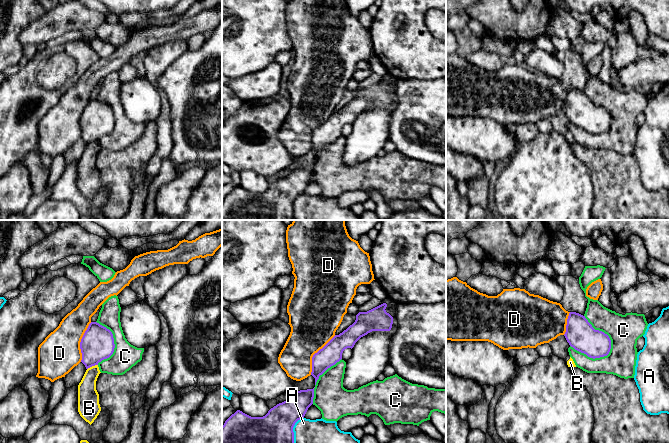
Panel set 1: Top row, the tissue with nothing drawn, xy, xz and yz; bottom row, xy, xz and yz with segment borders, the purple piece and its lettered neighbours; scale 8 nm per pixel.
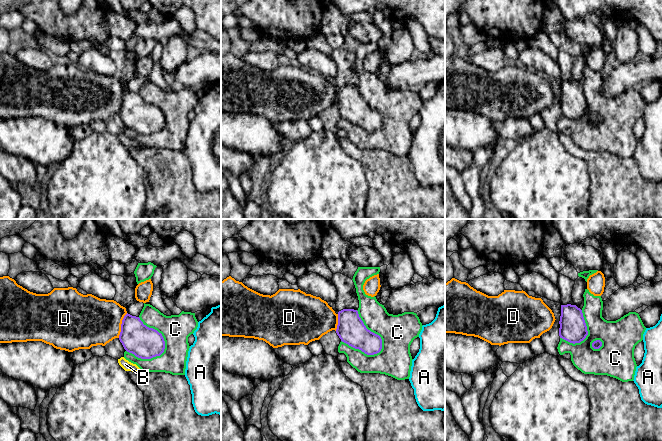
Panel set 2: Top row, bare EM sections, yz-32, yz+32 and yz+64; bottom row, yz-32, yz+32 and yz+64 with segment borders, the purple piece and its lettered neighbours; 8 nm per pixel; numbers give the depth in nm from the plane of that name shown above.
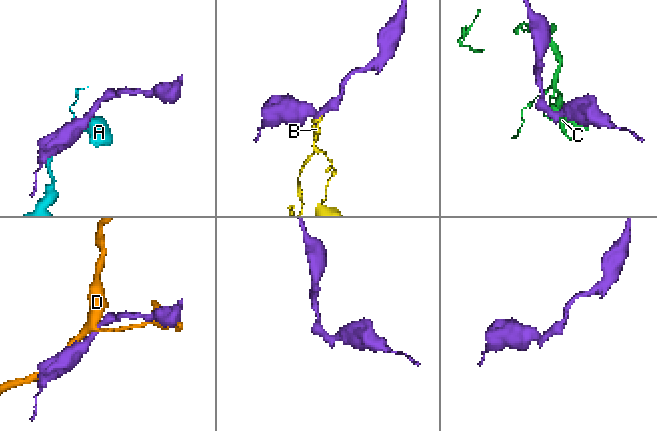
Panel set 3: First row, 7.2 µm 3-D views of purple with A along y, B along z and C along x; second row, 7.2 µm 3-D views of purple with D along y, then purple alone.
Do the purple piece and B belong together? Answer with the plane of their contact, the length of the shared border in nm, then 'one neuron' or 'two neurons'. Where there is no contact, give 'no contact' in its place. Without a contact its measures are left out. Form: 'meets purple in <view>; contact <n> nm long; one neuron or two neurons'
meets purple in xy; contact 100 nm long; two neurons

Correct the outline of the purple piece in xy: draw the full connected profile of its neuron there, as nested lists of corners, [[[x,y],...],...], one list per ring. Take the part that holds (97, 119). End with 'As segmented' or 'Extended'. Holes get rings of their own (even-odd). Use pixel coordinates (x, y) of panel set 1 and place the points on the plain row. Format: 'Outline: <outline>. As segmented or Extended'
Outline: [[[91,98],[80,118],[81,138],[86,145],[98,141],[113,130],[114,124],[112,108],[97,98]]]. As segmented

